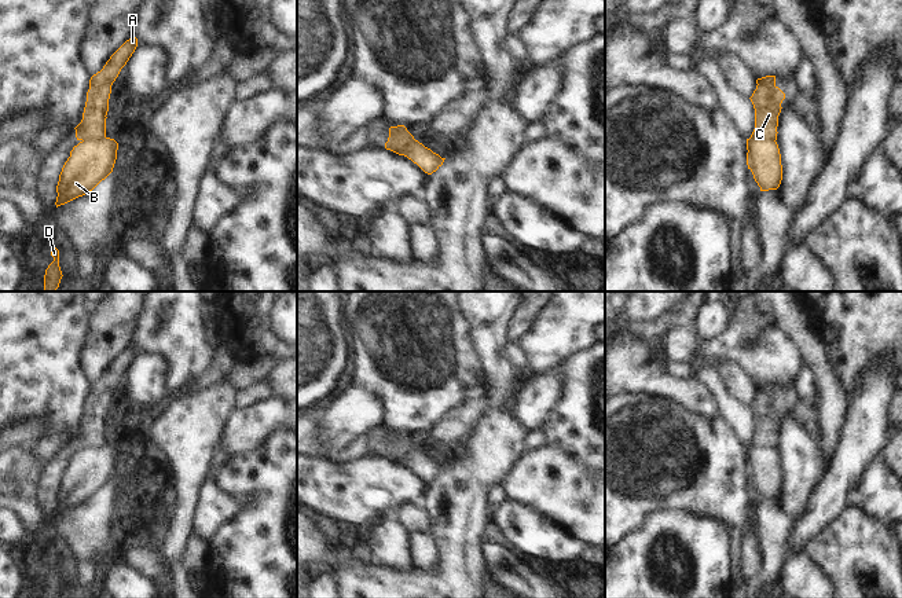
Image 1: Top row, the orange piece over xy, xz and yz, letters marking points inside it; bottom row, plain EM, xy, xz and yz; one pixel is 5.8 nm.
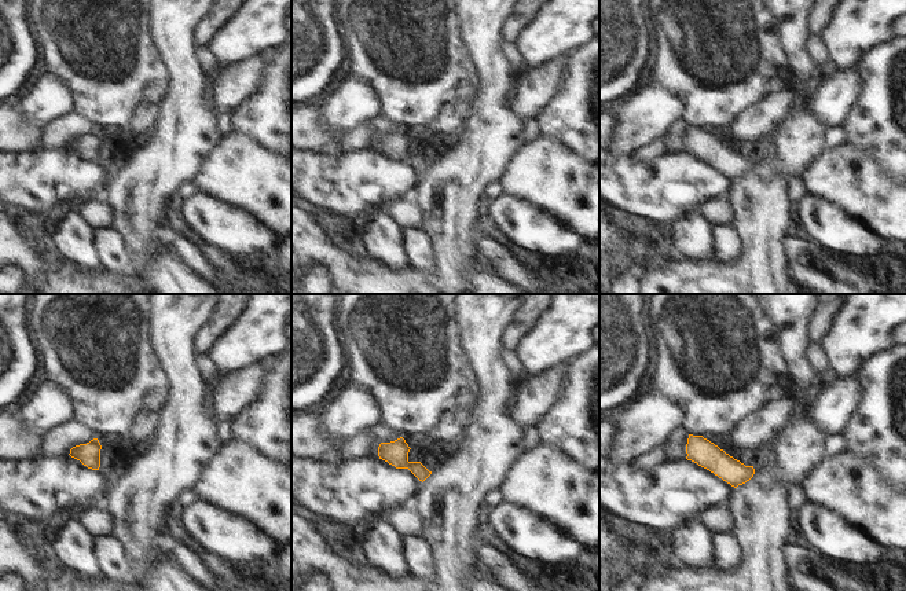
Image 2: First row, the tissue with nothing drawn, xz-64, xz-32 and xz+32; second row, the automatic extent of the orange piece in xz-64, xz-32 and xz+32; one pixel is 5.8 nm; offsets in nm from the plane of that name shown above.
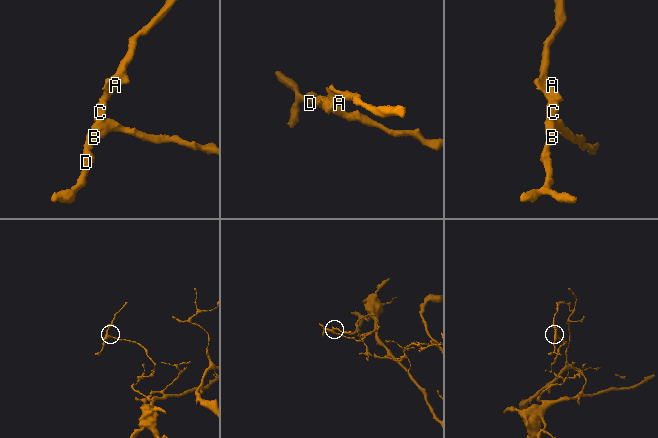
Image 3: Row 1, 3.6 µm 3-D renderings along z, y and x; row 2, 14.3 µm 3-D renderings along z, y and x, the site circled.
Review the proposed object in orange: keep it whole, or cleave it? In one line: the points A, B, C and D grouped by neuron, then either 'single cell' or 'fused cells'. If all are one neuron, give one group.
A C / B D | fused cells

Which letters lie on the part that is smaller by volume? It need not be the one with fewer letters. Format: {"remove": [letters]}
{"remove": ["A", "C"]}

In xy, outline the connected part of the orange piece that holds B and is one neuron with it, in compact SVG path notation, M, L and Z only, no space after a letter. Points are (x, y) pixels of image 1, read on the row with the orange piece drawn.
M114 139L80 142L70 151L56 186L56 208L92 191L114 168L118 143Z

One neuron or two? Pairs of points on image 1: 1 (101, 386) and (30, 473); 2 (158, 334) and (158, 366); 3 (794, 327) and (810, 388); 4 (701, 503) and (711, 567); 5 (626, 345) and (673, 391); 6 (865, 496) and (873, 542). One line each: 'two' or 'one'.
1: two
2: two
3: two
4: two
5: one
6: two

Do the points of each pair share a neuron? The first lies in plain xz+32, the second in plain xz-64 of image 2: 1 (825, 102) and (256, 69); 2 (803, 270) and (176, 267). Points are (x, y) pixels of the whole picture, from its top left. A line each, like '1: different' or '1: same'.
1: same
2: different

